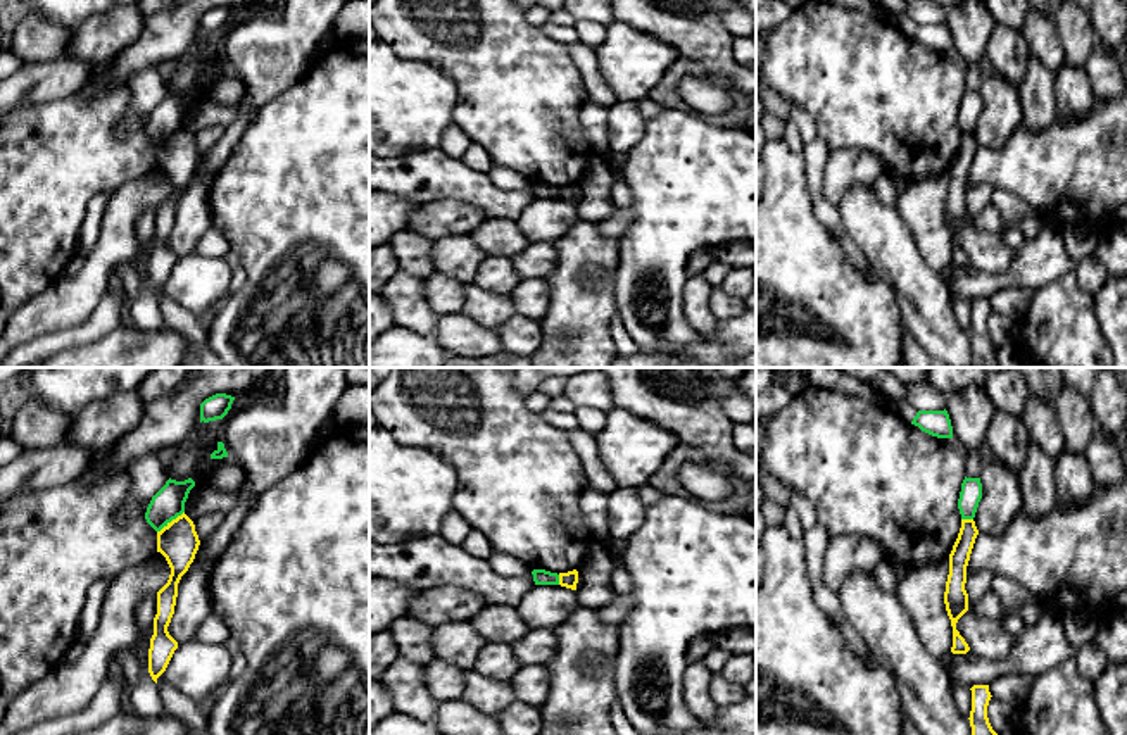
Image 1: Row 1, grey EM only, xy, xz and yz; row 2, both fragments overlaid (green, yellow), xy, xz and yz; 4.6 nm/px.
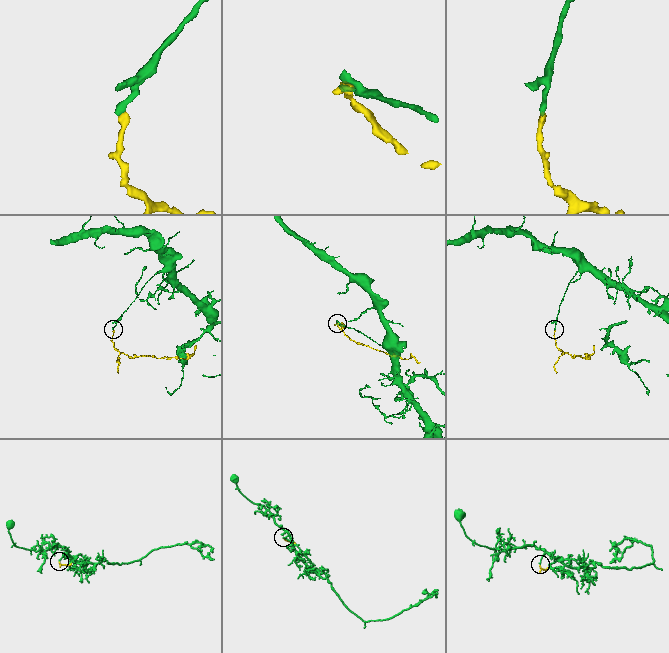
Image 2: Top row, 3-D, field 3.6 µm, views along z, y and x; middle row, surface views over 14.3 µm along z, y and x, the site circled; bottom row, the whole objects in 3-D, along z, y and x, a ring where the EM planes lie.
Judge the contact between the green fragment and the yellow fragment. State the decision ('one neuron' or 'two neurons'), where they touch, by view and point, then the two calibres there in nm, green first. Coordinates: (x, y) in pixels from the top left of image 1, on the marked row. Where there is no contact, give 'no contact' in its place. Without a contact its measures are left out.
two neurons; contact xy (169, 521); calibres 150 and 190 nm

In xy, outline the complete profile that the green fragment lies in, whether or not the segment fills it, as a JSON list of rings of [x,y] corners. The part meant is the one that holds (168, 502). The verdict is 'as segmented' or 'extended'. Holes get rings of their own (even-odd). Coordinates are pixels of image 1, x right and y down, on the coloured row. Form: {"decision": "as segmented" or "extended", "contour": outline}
{"decision": "as segmented", "contour": [[[192,478],[185,481],[167,480],[166,485],[152,497],[145,519],[155,530],[161,531],[173,519],[185,512],[185,502],[190,490],[195,487]]]}

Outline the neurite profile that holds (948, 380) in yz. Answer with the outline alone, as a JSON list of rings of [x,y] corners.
[[[927,368],[929,385],[946,397],[966,386],[985,388],[987,371],[984,368]]]

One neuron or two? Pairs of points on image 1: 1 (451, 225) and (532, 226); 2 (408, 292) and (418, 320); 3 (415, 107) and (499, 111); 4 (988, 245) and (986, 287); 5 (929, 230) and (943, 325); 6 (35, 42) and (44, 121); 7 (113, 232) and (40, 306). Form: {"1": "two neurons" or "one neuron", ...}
{"1": "one neuron", "2": "one neuron", "3": "two neurons", "4": "two neurons", "5": "two neurons", "6": "two neurons", "7": "one neuron"}

